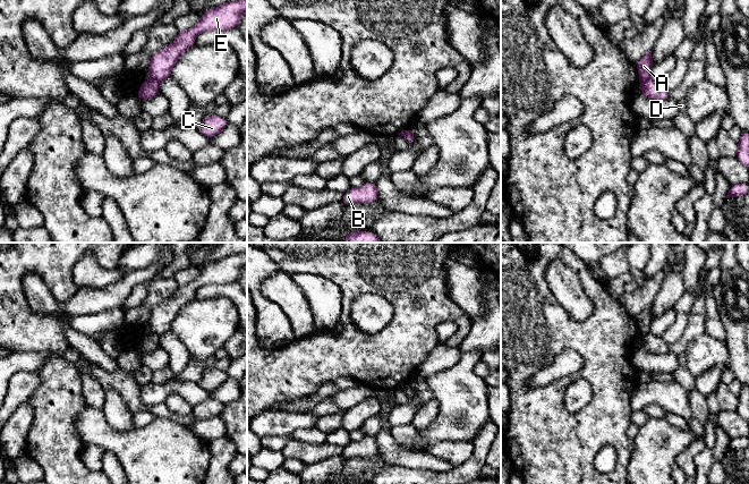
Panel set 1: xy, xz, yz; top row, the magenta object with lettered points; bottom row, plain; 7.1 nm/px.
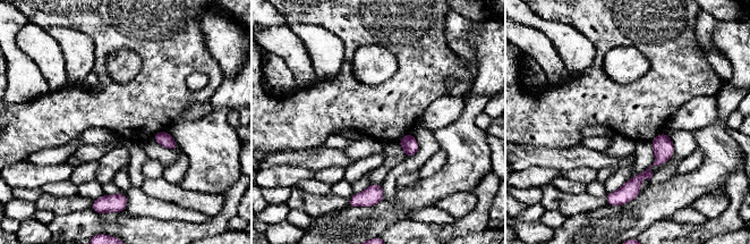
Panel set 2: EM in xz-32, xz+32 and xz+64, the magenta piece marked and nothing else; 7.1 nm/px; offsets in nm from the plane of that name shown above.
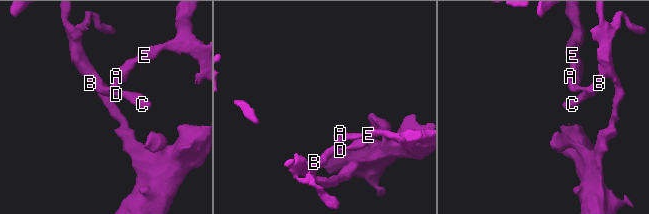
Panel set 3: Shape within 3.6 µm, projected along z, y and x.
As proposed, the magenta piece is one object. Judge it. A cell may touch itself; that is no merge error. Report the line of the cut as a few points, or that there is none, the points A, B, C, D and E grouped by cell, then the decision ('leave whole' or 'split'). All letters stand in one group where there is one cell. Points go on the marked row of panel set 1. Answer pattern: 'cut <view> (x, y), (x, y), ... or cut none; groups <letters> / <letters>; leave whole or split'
cut xy (151, 78), (159, 82); groups A E / B C D; split

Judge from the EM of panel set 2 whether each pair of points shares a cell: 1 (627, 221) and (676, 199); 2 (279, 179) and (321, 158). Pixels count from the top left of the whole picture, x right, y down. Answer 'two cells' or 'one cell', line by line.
1: one cell
2: two cells

